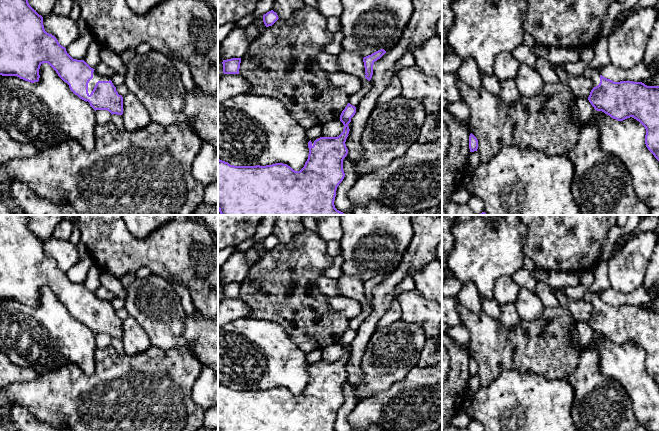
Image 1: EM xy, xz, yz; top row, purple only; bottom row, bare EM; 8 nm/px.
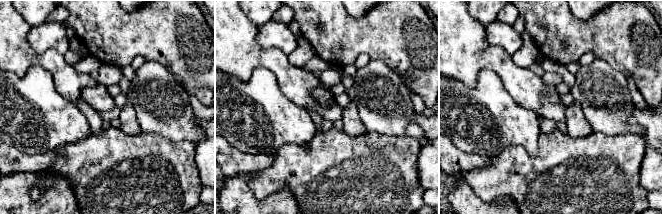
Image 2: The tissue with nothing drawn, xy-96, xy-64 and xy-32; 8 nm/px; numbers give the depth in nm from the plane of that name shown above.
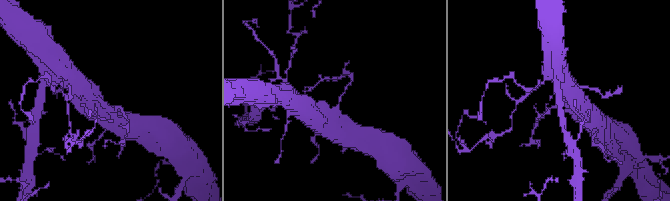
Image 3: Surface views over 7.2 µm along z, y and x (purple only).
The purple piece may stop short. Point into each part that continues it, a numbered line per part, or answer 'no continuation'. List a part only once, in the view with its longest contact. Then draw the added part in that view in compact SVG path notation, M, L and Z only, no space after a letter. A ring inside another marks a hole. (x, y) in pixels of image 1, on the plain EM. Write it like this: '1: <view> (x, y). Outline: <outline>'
1: xy (96, 301). Outline: M94 294L94 296L93 296L93 302L88 307L88 317L89 317L89 319L93 315L93 313L94 313L94 311L95 311L95 309L96 309L96 307L98 305L109 305L109 304L111 304L111 302L98 299L96 297L96 295Z

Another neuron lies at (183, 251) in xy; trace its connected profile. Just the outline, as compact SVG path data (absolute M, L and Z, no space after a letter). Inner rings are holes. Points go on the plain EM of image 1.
M78 215L75 226L79 228L81 242L89 248L93 262L102 271L119 279L141 267L148 267L152 274L169 283L185 286L202 316L207 319L218 317L218 244L200 221L178 216L144 239L138 239L128 231L121 215Z

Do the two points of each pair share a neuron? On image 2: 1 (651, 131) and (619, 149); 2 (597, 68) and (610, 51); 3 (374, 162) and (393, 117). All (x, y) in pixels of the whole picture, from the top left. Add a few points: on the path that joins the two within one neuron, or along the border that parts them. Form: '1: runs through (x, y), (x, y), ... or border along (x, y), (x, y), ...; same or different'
1: border along (641, 136), (647, 146); different
2: border along (596, 58), (605, 60), (623, 74); different
3: border along (367, 131), (393, 136), (409, 135); different

